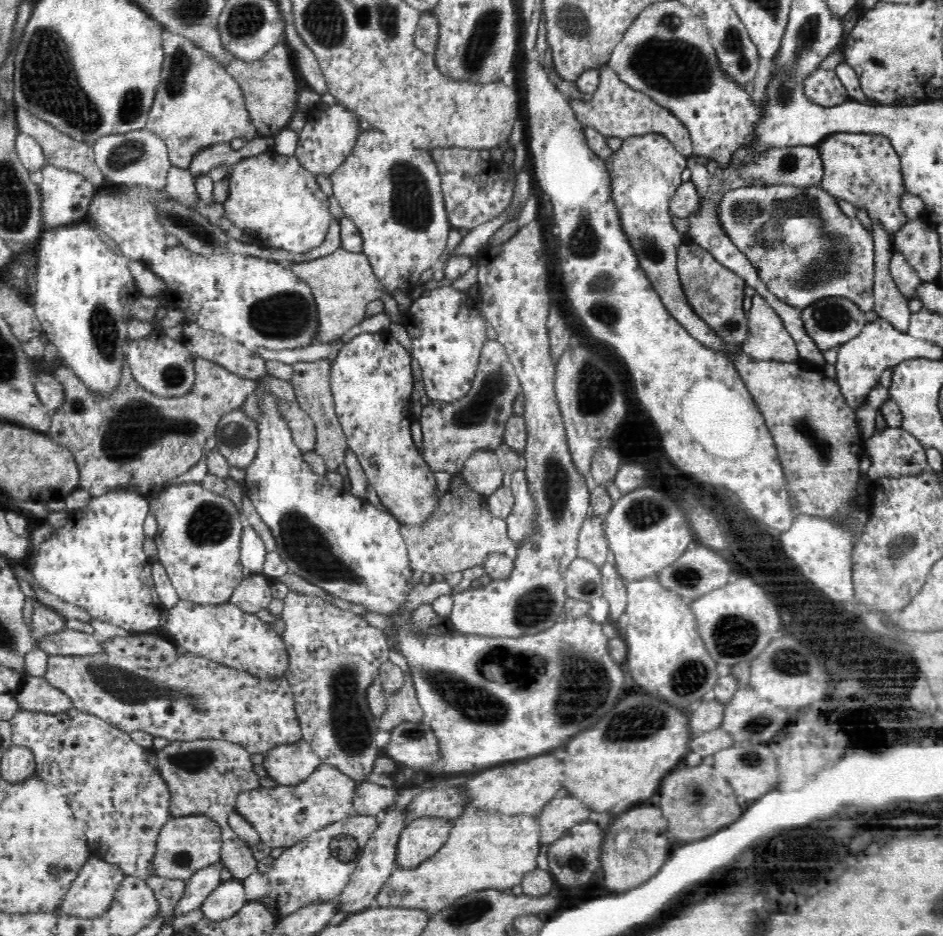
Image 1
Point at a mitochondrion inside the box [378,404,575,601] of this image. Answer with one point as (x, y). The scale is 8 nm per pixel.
(556, 485)

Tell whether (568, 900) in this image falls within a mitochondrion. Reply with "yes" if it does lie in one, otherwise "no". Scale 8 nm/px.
no

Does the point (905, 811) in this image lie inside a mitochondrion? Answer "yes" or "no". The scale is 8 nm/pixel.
no

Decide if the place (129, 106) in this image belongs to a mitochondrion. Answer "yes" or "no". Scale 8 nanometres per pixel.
yes

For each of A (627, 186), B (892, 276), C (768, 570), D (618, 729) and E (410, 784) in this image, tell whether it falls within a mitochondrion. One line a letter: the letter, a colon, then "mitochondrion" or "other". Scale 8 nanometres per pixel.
A: other
B: other
C: other
D: mitochondrion
E: other

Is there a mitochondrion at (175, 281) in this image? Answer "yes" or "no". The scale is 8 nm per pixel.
no

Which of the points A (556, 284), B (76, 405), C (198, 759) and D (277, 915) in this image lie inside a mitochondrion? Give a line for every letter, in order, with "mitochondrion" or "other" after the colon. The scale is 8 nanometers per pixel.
A: other
B: mitochondrion
C: mitochondrion
D: other

